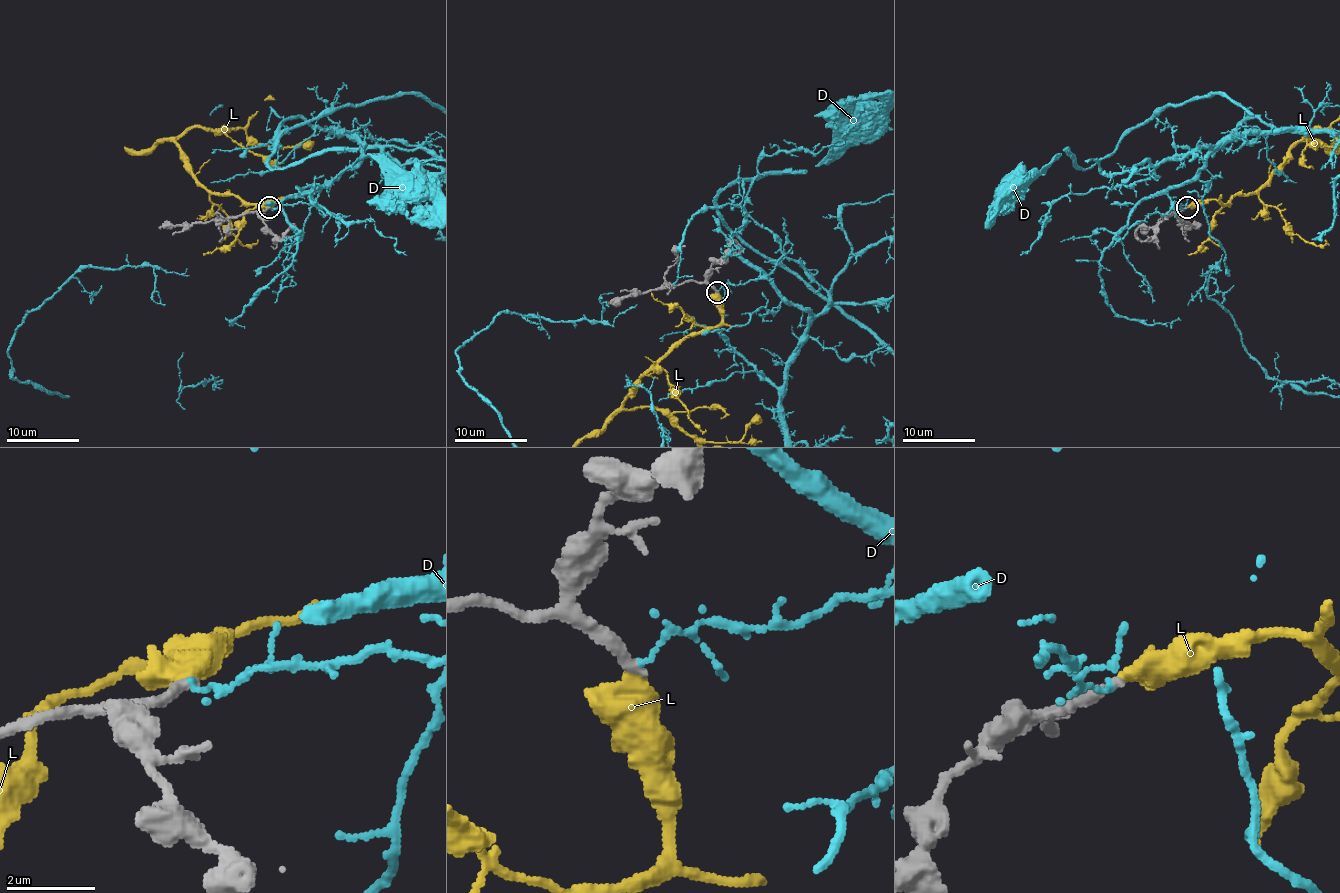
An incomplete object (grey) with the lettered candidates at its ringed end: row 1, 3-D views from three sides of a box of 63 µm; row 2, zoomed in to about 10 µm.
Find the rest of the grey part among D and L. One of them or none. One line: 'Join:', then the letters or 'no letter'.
Join: L

